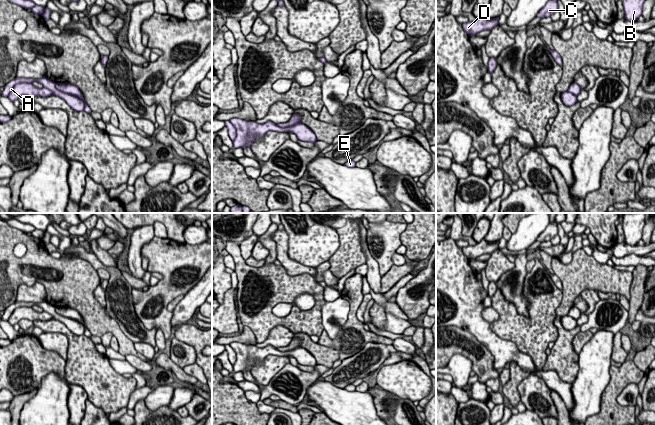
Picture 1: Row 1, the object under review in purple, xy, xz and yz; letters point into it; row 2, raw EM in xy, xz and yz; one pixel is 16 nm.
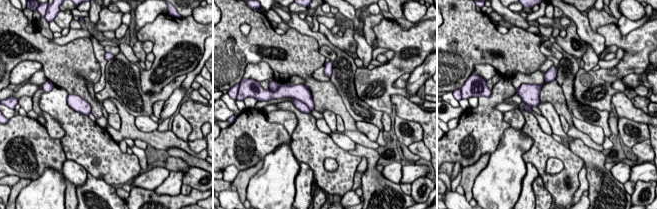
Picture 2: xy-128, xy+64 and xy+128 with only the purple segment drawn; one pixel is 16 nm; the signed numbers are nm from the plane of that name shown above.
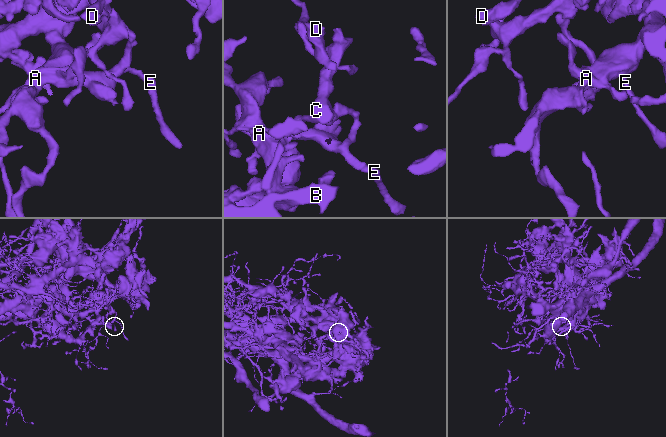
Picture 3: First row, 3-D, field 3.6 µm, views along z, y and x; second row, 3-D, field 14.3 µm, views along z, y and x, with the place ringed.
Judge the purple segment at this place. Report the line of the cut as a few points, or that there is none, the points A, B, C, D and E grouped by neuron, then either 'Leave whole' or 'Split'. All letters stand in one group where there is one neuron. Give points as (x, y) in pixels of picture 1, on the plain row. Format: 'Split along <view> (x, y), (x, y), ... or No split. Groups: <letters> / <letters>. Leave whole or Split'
Split along xy (54, 308), (57, 313), (79, 321), (84, 326), (85, 332). Groups: A C / B D E. Split

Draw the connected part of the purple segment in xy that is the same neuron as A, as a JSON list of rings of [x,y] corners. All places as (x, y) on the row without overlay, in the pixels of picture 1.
[[[43,301],[40,303],[32,303],[32,302],[14,302],[10,305],[6,310],[4,310],[4,314],[1,316],[2,320],[8,321],[9,317],[13,313],[13,311],[18,307],[32,307],[33,305],[38,305],[43,309],[43,311],[48,312],[50,315],[53,316],[54,319],[59,320],[62,322],[72,333],[76,335],[83,335],[85,333],[85,326],[82,325],[80,322],[64,317],[60,314],[57,314],[55,311],[55,306],[47,301]]]

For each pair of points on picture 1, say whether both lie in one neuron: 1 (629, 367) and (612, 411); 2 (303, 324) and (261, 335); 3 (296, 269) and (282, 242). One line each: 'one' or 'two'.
1: one
2: one
3: one

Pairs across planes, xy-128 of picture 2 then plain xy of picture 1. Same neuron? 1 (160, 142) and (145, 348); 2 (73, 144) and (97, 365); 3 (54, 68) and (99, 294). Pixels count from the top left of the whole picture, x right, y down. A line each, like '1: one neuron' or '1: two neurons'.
1: two neurons
2: one neuron
3: two neurons

